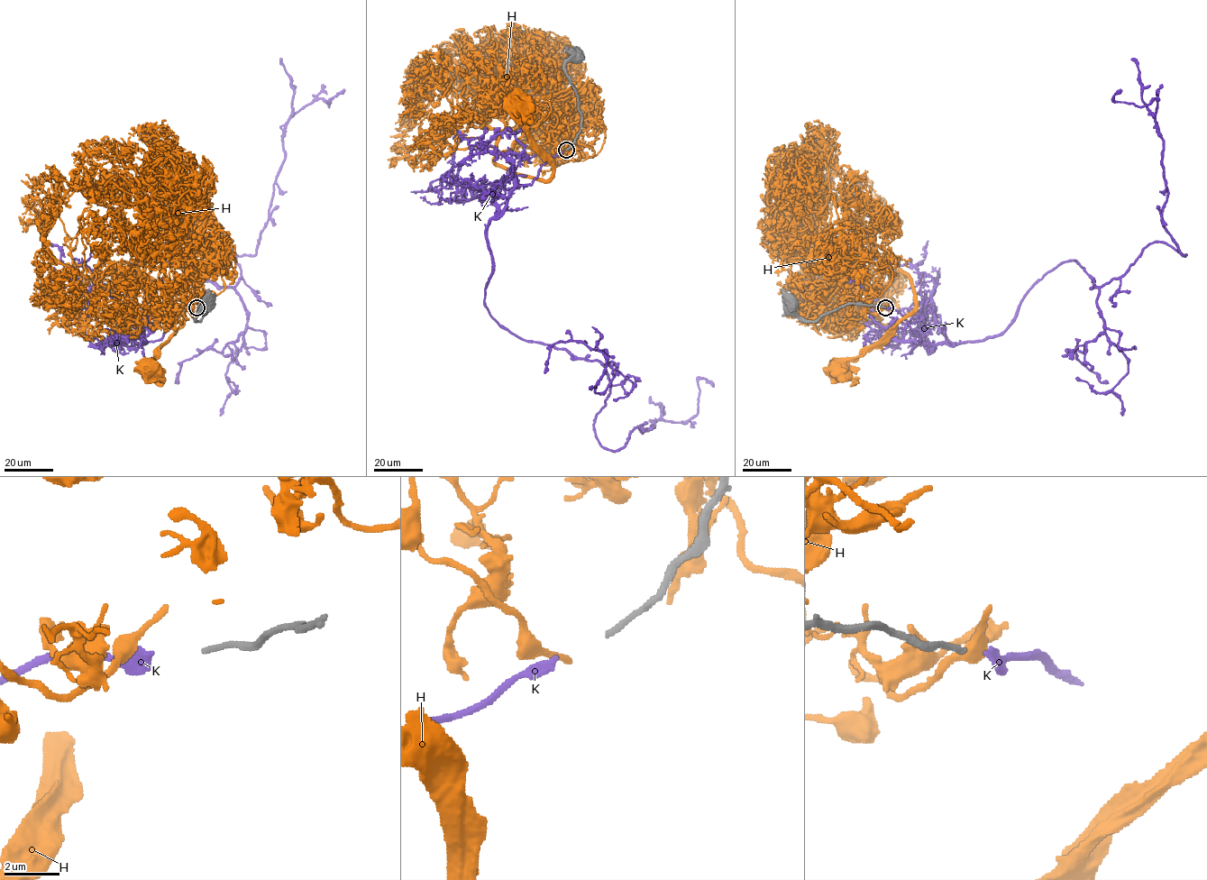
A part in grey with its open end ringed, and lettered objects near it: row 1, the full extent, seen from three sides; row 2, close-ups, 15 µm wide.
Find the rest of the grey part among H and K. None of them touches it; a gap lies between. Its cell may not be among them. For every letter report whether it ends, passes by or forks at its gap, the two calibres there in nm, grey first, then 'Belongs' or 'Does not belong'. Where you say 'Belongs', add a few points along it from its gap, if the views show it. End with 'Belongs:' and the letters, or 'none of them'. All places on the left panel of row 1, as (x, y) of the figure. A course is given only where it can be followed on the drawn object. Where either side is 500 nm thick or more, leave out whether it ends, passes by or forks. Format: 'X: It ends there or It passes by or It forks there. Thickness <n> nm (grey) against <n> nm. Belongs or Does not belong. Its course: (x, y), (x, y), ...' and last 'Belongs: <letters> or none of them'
H: It ends there. Thickness 200 nm (grey) against 240 nm. Does not belong
K: It ends there. Thickness 200 nm (grey) against 280 nm. Belongs. Its course: (193, 307), (126, 346), (115, 279), (155, 261), (233, 287), (224, 242), (256, 253), (286, 122), (344, 90)
Belongs: K

